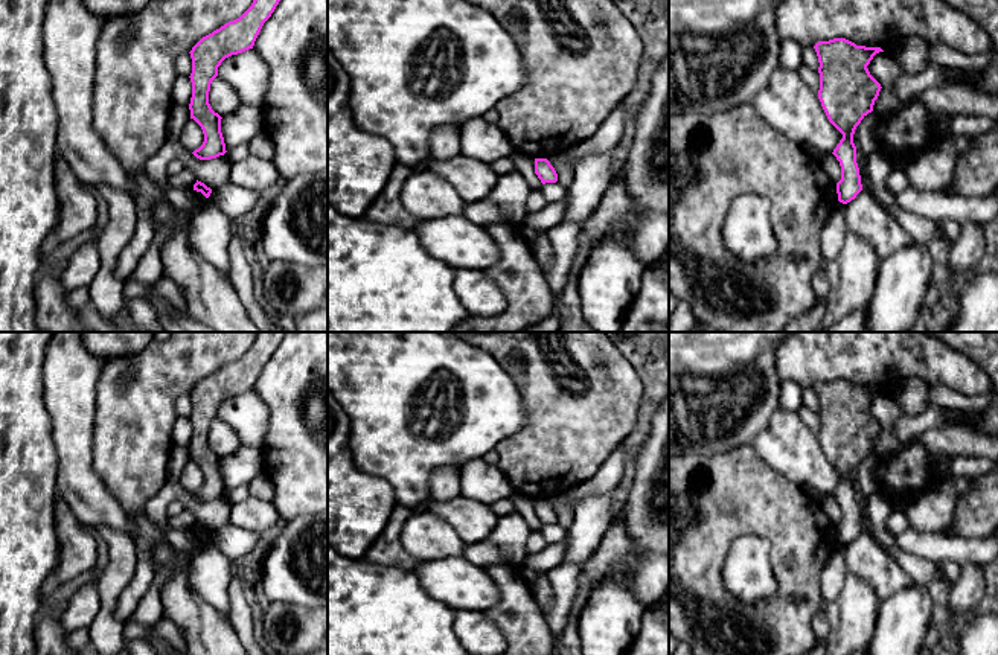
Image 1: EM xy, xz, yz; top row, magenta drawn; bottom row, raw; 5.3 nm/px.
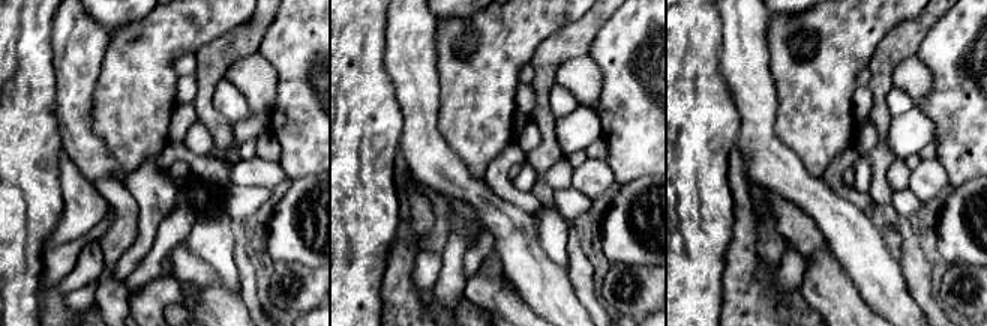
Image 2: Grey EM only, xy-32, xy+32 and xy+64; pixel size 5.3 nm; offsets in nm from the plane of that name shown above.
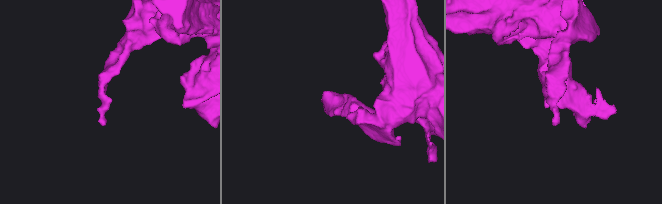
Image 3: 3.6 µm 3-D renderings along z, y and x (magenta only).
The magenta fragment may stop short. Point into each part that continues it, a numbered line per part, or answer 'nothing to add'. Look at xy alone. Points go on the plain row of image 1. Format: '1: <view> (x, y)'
nothing to add

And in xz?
nothing to add

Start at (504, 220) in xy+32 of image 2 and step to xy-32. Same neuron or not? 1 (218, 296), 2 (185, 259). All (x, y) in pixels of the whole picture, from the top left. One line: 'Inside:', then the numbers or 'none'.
Inside: 1, 2

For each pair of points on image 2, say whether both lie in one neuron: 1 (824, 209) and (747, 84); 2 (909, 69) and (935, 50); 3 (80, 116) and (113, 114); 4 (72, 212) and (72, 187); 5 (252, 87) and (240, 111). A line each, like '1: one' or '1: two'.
1: one
2: two
3: two
4: one
5: two

